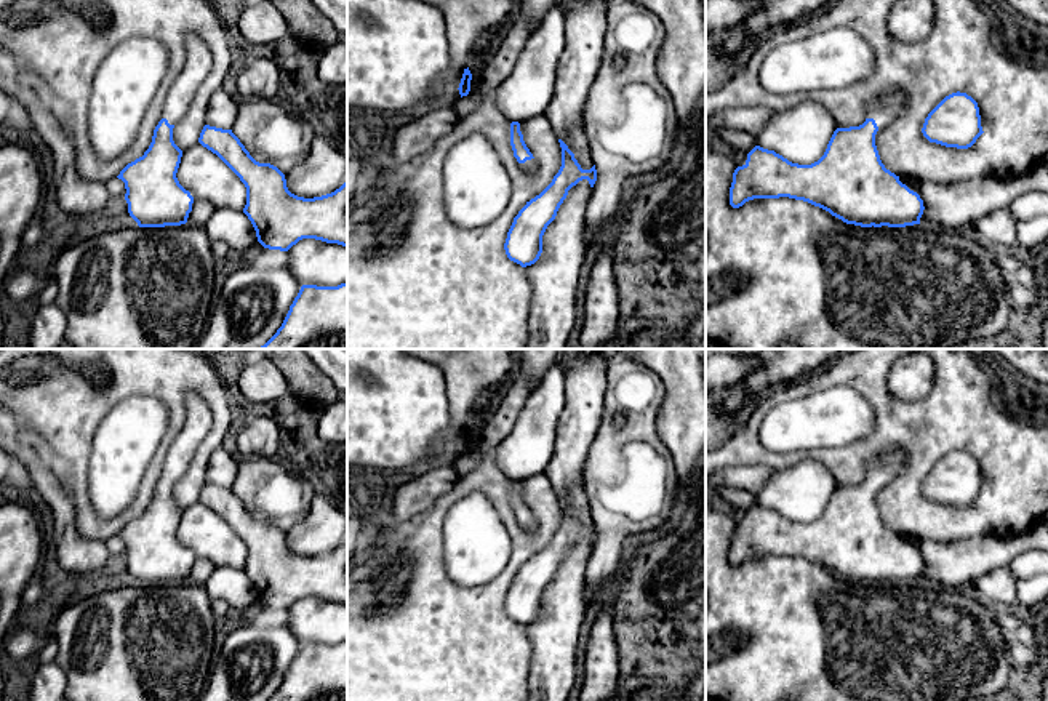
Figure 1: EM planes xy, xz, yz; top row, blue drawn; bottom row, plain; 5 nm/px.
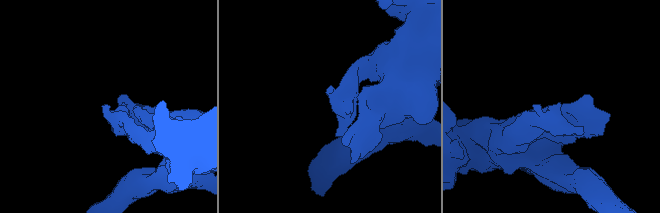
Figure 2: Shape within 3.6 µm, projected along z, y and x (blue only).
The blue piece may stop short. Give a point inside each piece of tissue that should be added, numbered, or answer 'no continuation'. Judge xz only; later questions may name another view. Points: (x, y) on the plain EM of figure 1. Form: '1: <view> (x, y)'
1: xz (530, 525)

